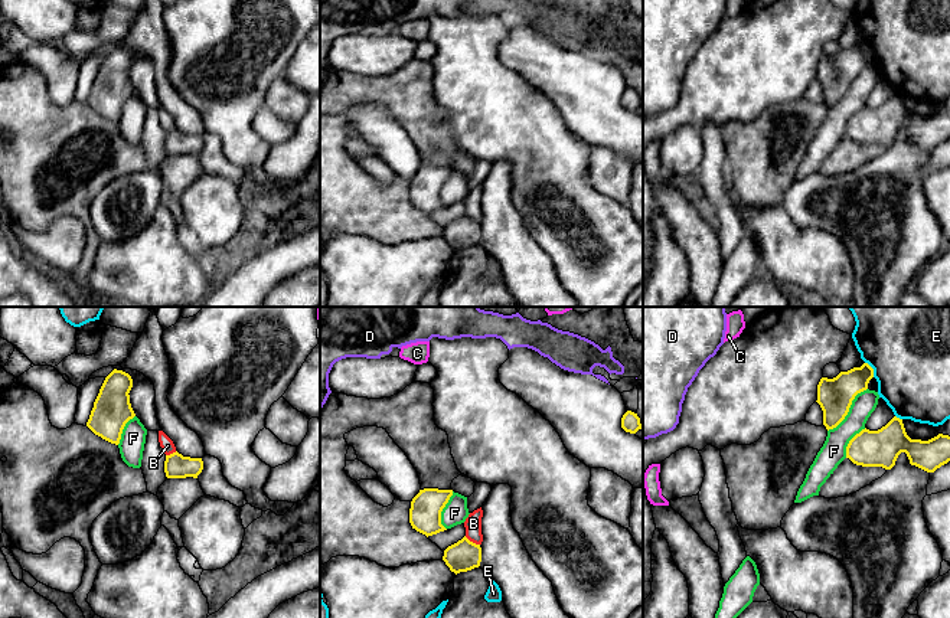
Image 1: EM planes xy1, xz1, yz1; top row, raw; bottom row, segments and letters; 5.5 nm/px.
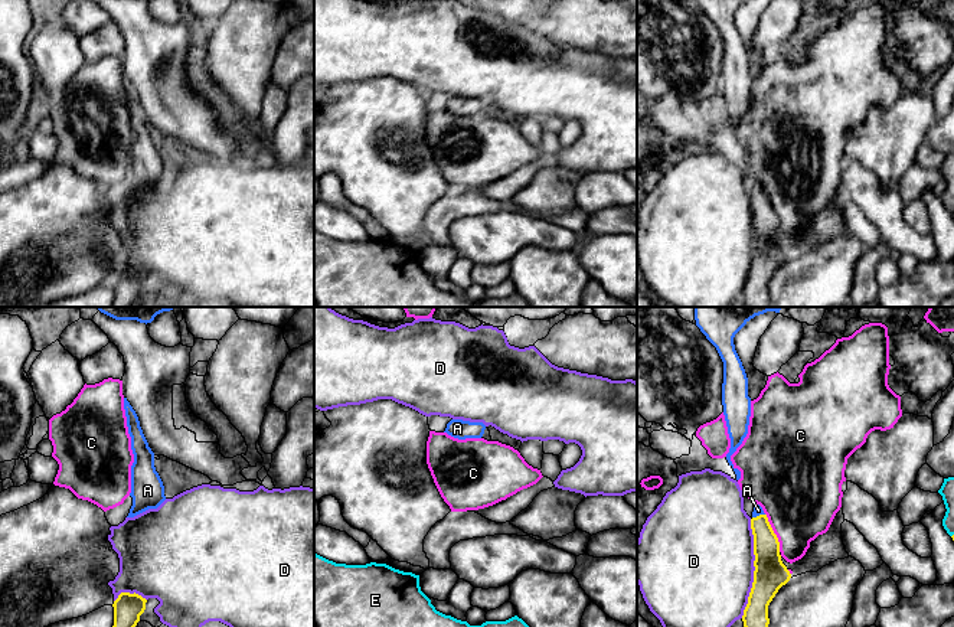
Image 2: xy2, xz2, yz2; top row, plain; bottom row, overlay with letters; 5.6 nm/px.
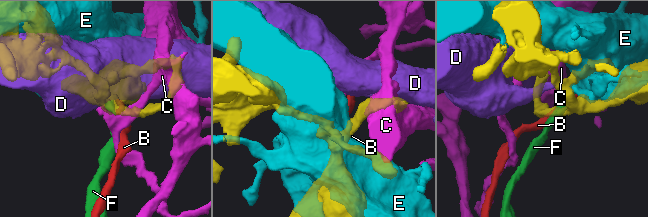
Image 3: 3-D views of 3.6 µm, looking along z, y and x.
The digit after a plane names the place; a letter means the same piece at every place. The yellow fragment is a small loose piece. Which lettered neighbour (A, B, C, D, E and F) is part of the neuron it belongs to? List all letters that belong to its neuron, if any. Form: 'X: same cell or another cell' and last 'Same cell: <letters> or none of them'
A: same cell
B: another cell
C: another cell
D: another cell
E: another cell
F: another cell
Same cell: A

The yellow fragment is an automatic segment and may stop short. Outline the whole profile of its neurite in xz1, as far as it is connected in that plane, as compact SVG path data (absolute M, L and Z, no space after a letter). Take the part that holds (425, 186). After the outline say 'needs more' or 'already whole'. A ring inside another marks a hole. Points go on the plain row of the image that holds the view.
M424 166L412 176L409 200L412 206L428 213L447 207L441 202L441 189L453 173L453 167Z | already whole

